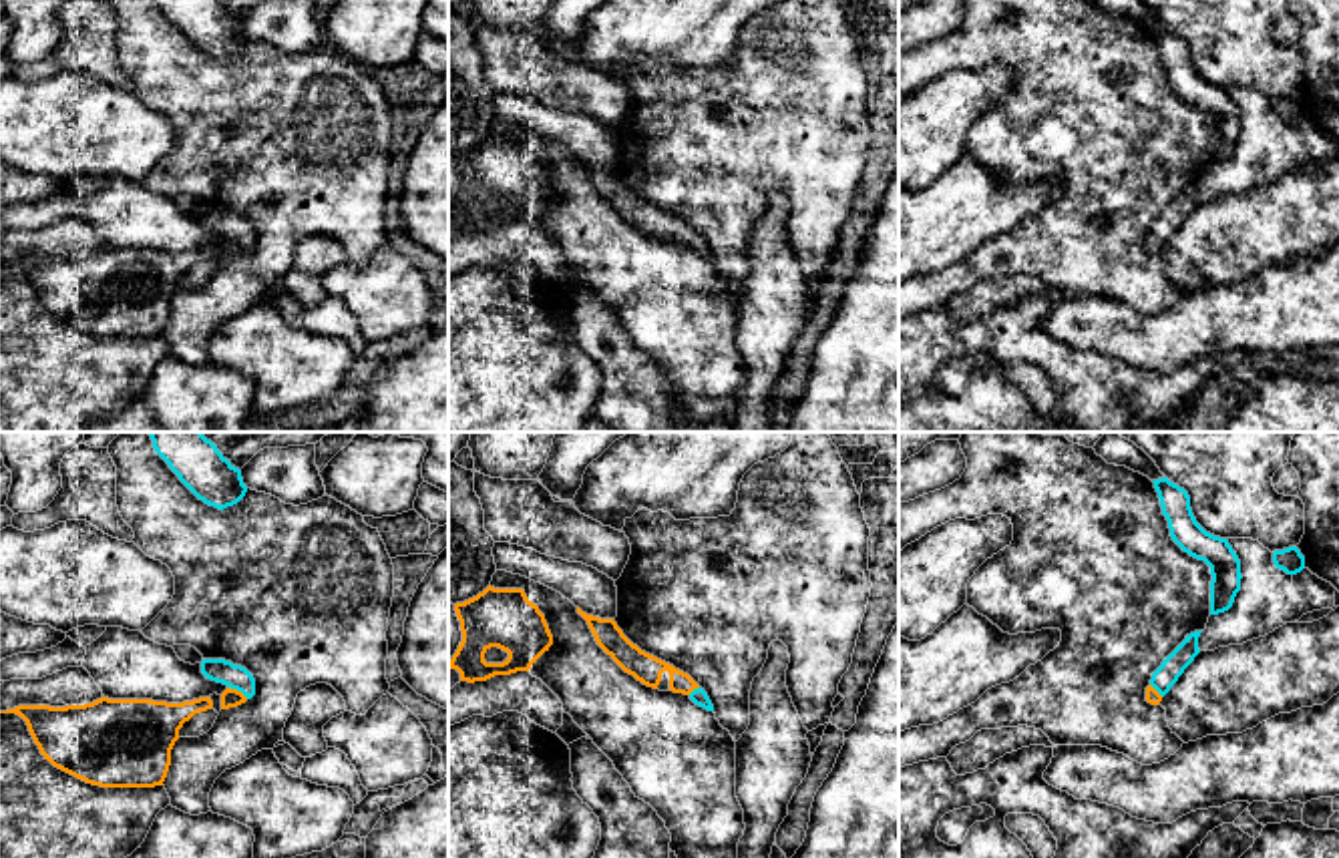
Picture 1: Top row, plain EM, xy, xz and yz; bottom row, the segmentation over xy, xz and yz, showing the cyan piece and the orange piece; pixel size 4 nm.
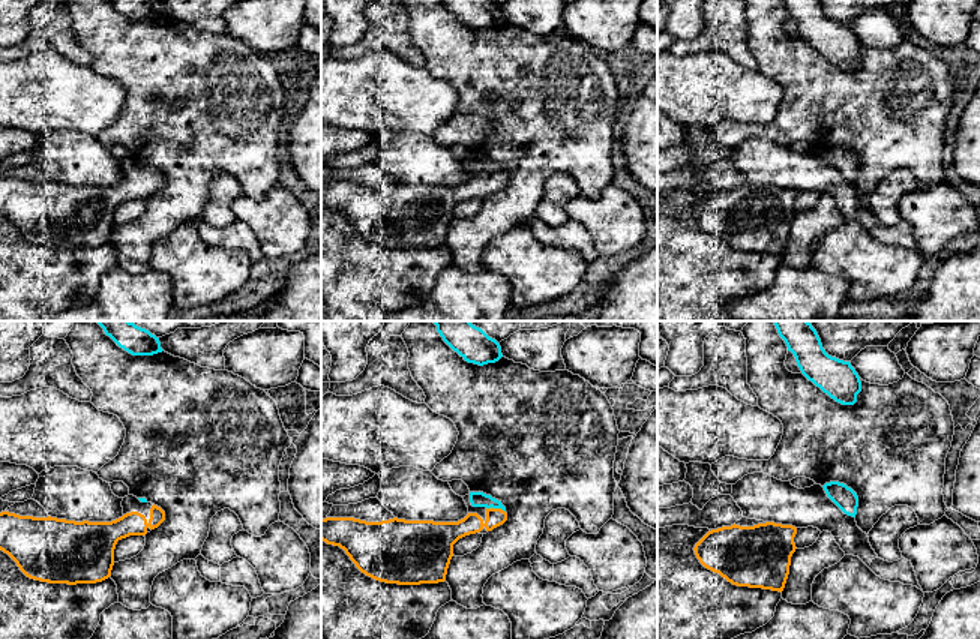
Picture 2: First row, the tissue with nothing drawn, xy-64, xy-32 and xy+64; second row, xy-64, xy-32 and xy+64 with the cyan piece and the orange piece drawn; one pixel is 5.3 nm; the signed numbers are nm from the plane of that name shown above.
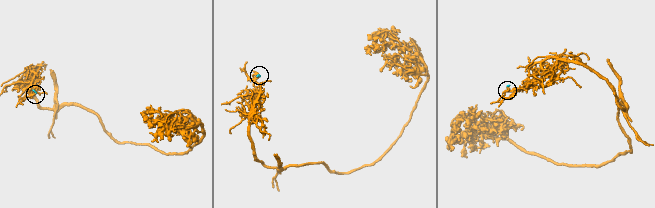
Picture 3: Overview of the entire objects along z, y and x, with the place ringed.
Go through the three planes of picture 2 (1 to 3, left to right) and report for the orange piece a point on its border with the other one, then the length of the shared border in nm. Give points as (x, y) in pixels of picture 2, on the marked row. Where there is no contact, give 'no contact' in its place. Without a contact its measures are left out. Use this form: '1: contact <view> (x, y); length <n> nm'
1: no contact
2: contact xy-32 (496, 507); length 110 nm
3: no contact

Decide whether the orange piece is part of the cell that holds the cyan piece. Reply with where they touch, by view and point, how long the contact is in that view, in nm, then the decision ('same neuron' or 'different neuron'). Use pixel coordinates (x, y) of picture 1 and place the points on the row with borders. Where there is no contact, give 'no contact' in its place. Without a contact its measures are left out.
contact xy (238, 690); length 100 nm; same neuron

